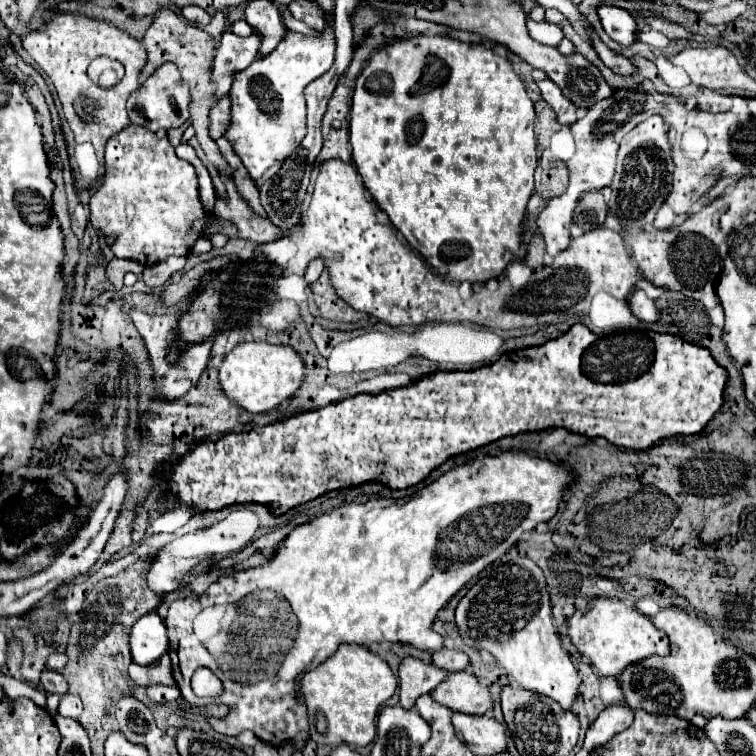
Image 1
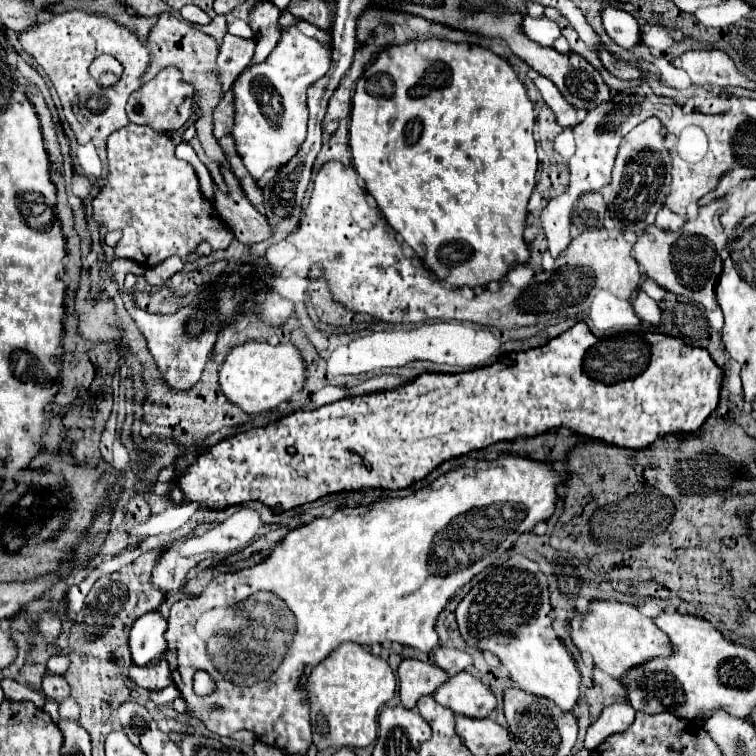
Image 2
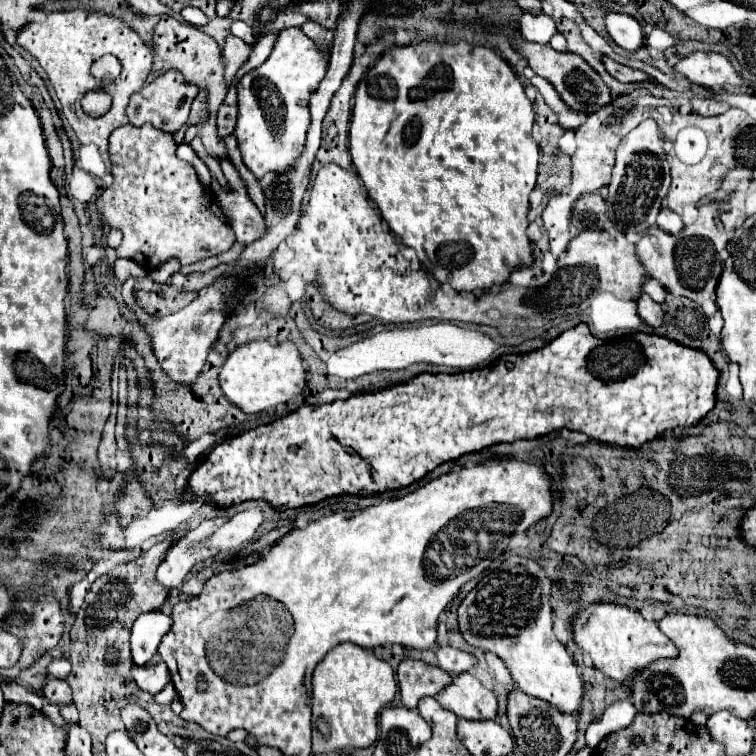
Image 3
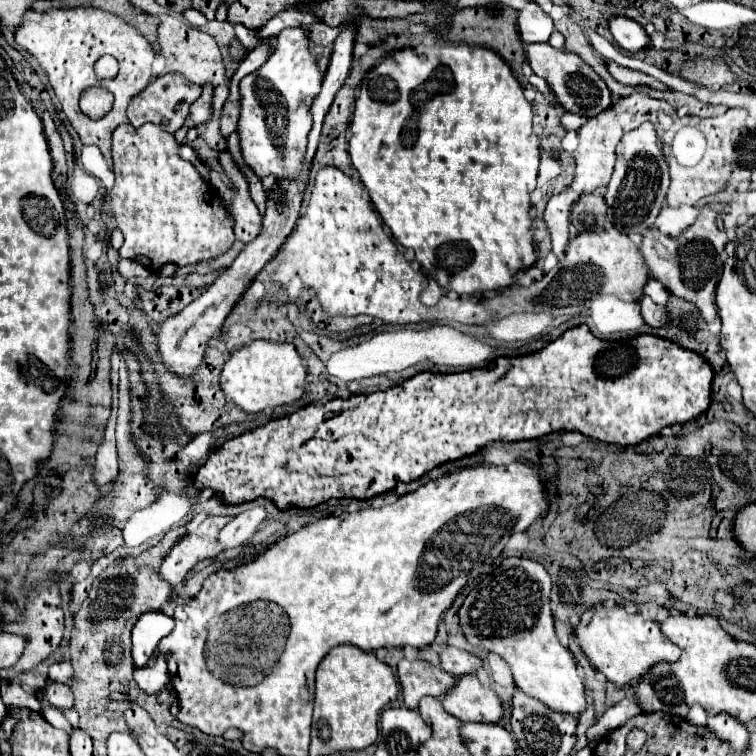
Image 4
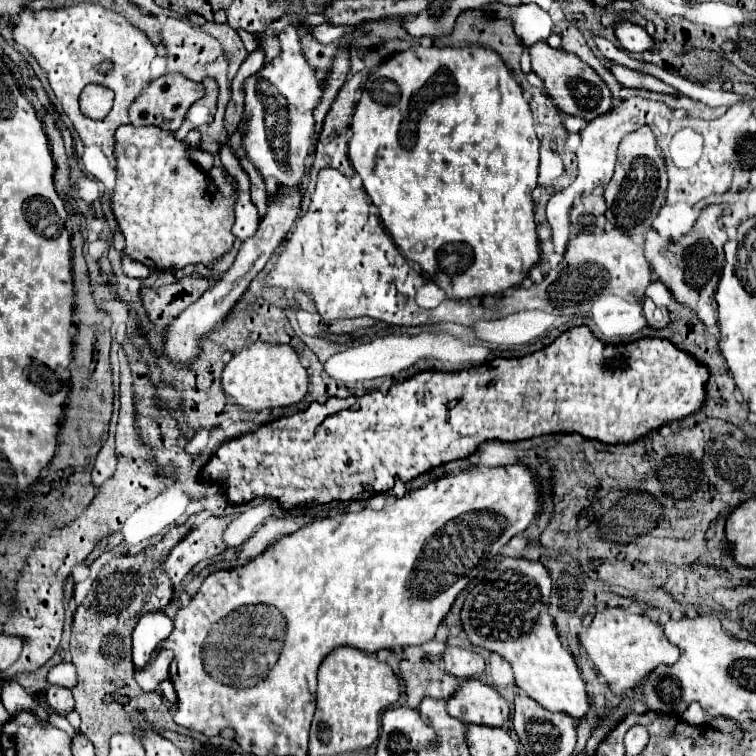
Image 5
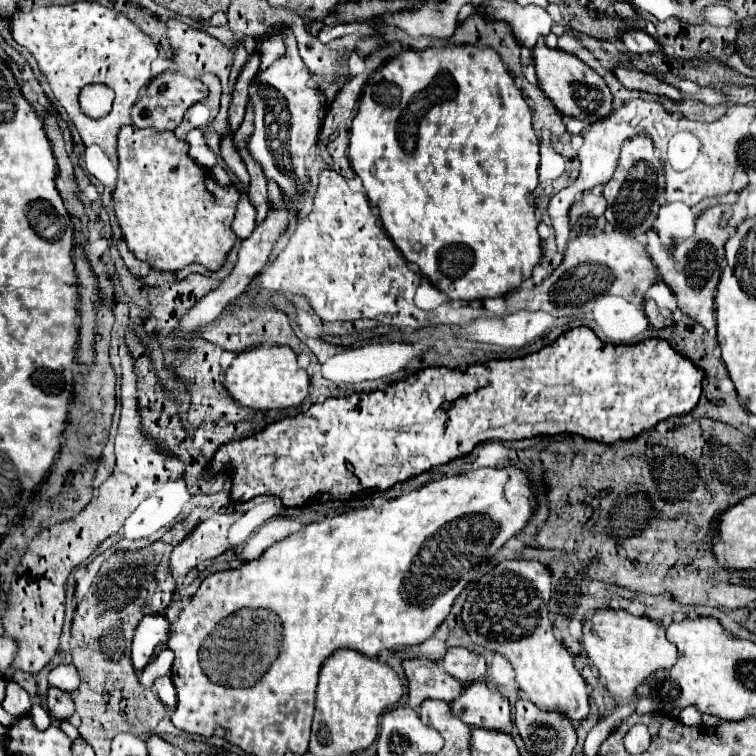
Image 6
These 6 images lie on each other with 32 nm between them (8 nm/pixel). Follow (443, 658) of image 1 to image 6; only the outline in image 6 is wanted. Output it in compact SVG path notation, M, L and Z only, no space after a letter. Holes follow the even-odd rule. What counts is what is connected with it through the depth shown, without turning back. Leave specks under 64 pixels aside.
M450 648L442 660L442 668L460 680L464 686L486 678L486 660L482 654L474 654L466 648Z

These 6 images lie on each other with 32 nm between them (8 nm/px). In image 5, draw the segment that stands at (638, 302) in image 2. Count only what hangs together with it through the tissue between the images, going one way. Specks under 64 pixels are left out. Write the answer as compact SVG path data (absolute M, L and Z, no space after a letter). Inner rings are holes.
M650 298L644 300L644 316L646 316L646 320L652 328L664 328L670 322L670 312L668 310L658 310L656 304Z

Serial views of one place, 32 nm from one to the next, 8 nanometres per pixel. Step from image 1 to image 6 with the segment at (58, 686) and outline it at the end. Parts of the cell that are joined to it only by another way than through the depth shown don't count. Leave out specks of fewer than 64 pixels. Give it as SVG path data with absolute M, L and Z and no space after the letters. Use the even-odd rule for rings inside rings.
M50 688L46 702L48 702L46 708L48 708L50 716L56 720L68 720L74 714L74 704L72 704L70 694L66 694L58 688Z

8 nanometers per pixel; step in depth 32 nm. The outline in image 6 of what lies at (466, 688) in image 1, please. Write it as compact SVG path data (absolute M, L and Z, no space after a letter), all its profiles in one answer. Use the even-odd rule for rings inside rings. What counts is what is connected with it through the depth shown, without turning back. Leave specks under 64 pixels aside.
M482 682L464 686L462 694L450 704L452 712L472 728L486 728L498 732L512 732L508 698L496 690L490 690Z

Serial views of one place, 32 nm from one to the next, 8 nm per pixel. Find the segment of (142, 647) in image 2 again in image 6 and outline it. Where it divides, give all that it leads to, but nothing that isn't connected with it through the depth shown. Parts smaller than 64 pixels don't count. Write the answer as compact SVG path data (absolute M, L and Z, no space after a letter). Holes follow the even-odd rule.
M144 616L136 628L132 642L132 664L134 670L142 670L154 654L154 648L166 640L170 622L164 616Z

